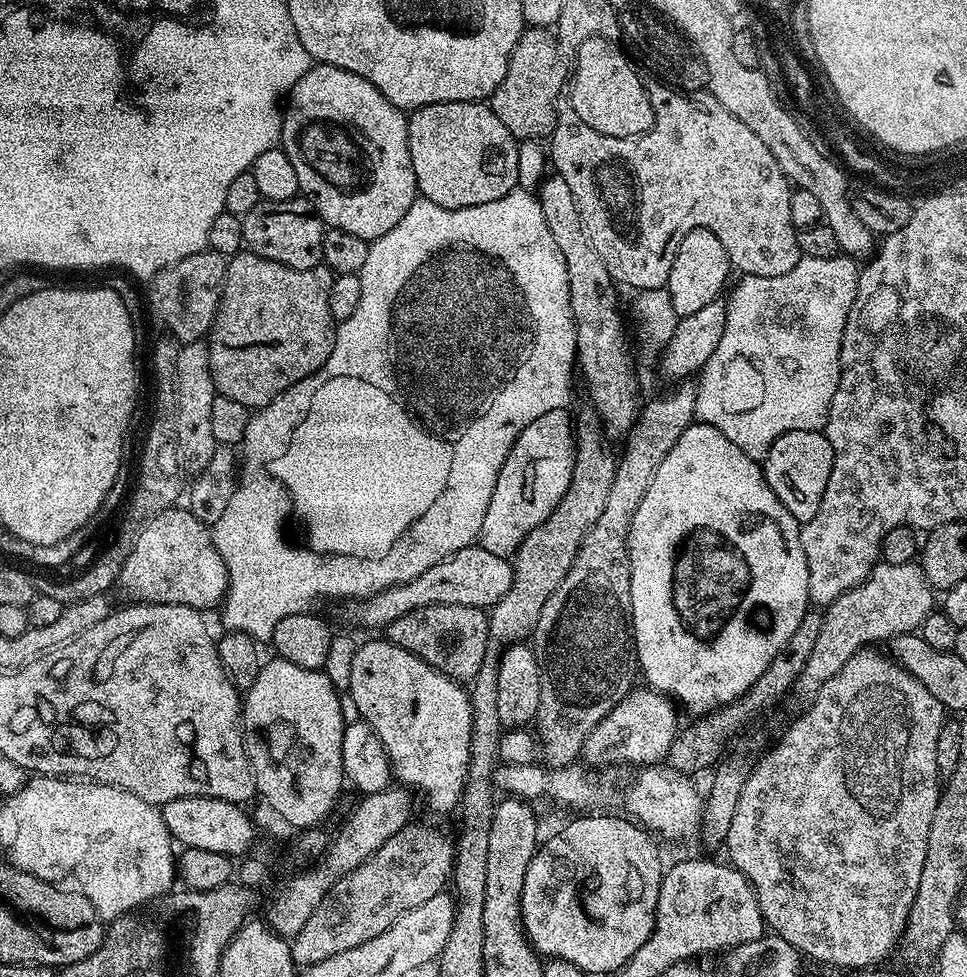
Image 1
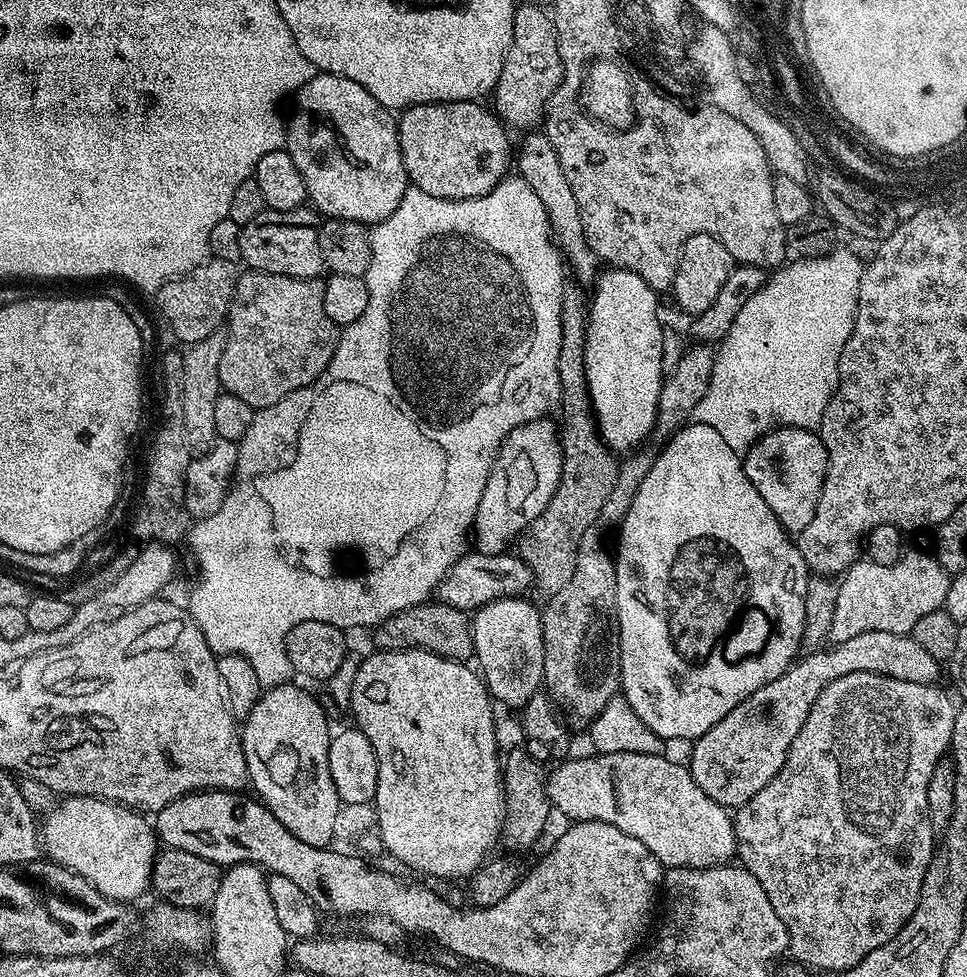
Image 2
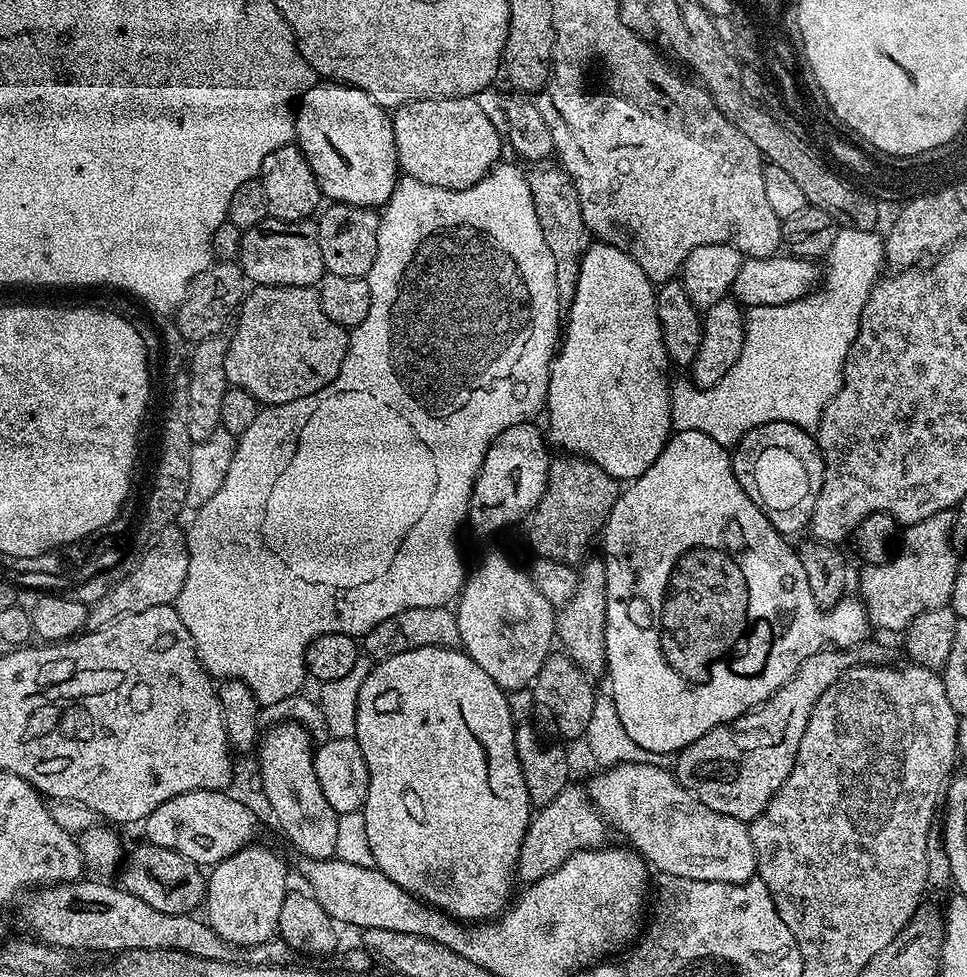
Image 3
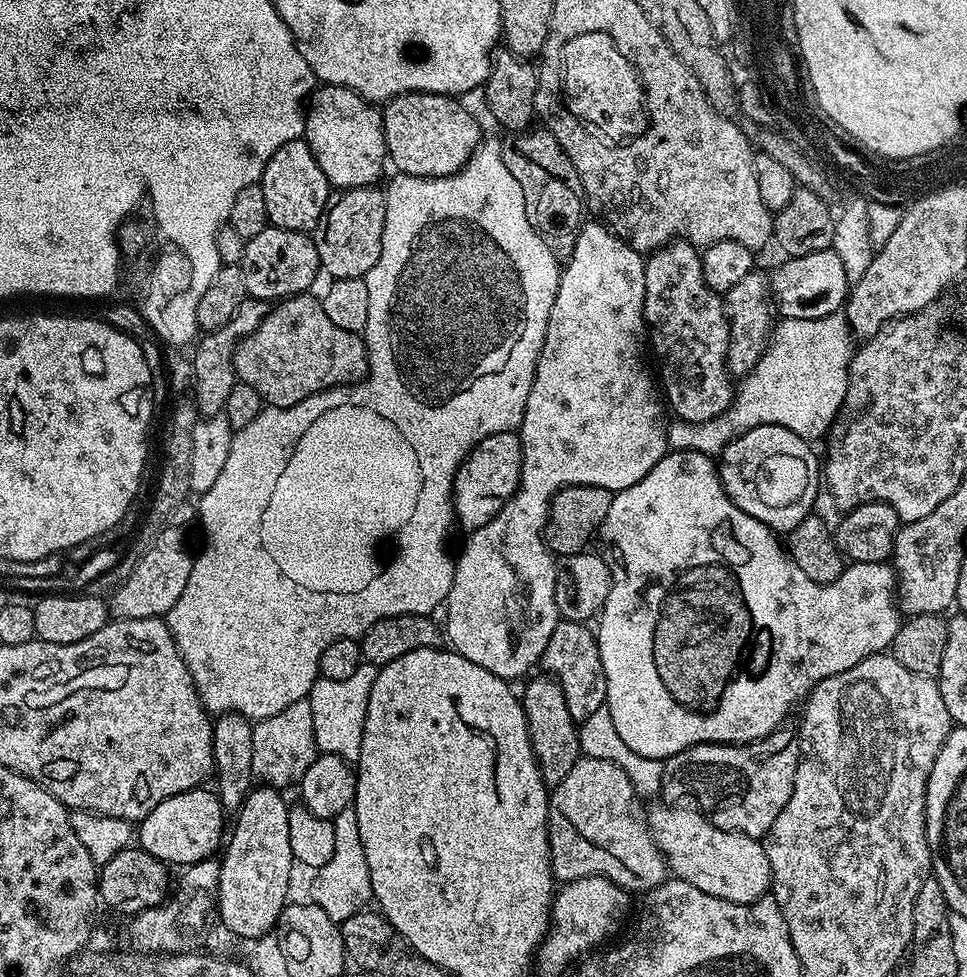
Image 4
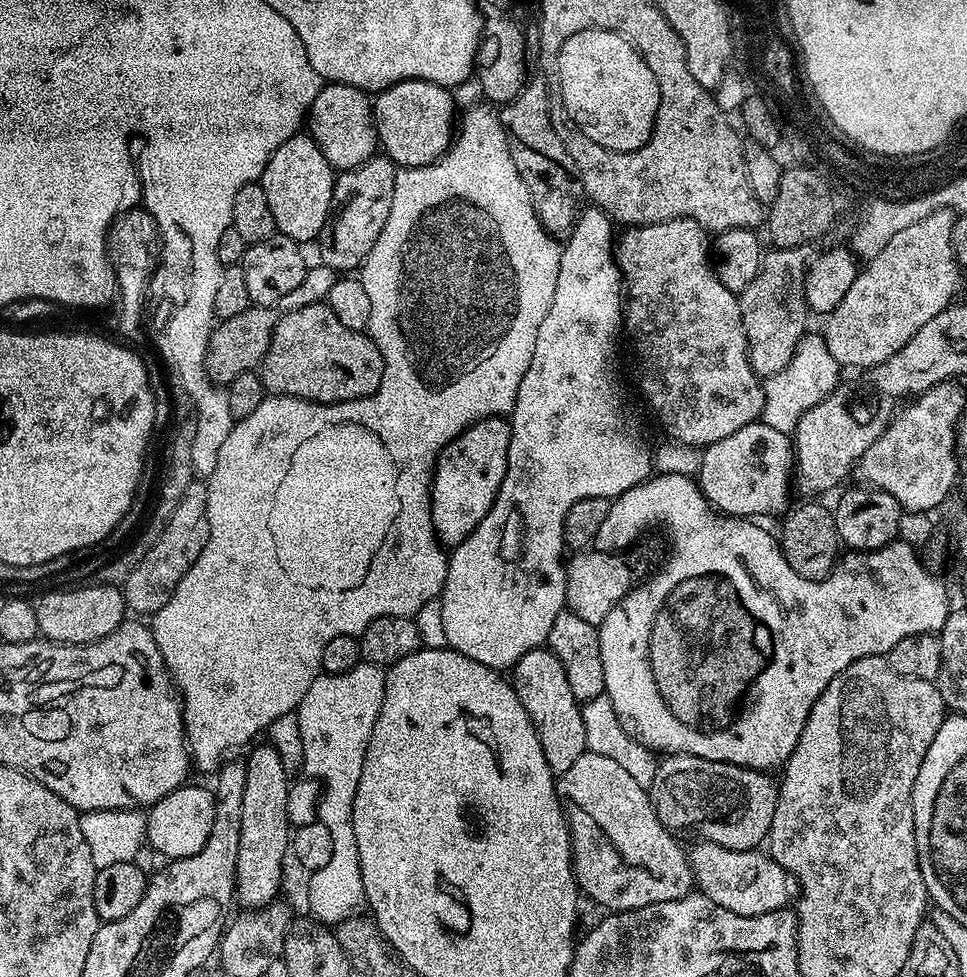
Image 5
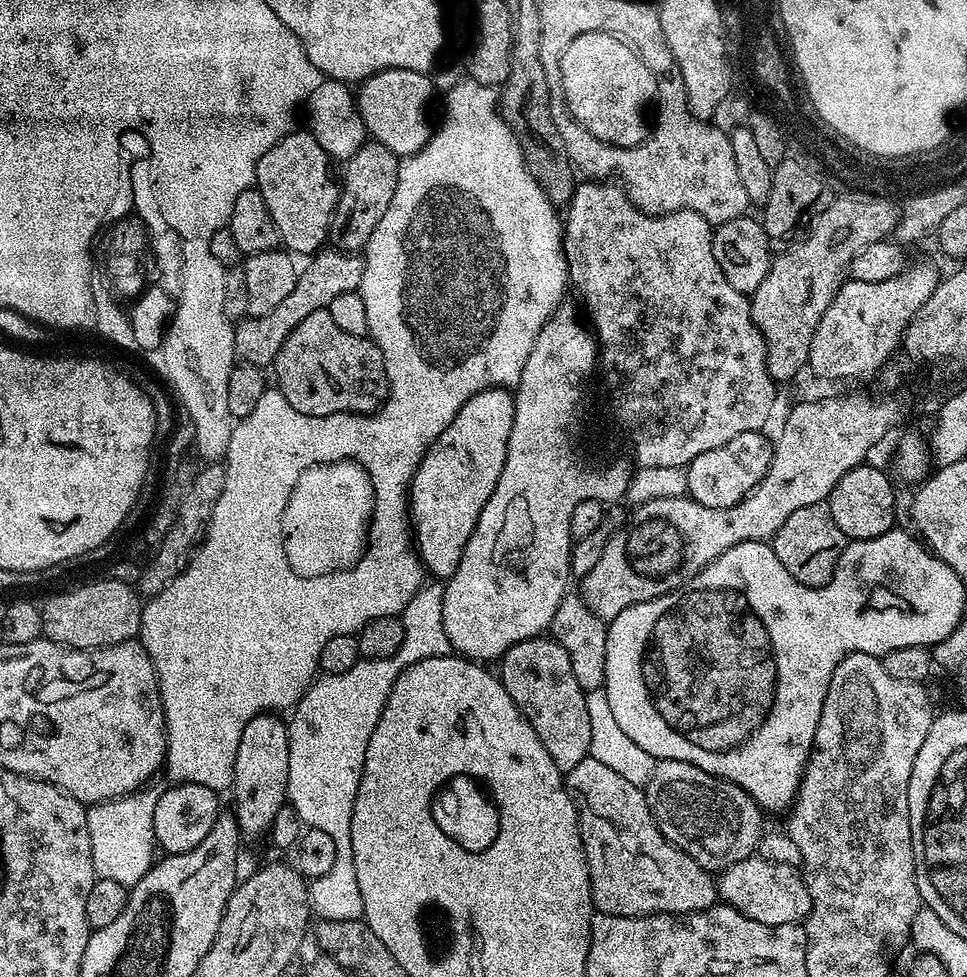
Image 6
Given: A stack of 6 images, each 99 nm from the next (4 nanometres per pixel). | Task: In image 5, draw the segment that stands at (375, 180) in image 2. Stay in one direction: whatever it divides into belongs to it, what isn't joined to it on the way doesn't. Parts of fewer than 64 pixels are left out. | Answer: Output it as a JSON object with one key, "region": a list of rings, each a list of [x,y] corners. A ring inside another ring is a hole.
{"region":[[[325,83],[310,106],[306,128],[333,170],[356,168],[377,155],[376,123],[372,121],[369,93],[349,84]]]}

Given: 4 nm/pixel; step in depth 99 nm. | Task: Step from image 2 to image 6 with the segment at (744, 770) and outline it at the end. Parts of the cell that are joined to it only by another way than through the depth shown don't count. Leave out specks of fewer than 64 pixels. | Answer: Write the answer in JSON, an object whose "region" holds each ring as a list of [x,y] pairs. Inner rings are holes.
{"region":[[[658,760],[654,766],[654,774],[650,774],[647,784],[643,785],[644,797],[648,799],[650,806],[650,814],[654,818],[654,822],[658,826],[658,830],[671,842],[678,850],[682,850],[690,858],[694,858],[694,862],[698,862],[698,866],[702,866],[707,872],[719,874],[724,869],[729,868],[734,862],[742,862],[747,856],[753,855],[757,851],[756,848],[760,844],[760,835],[764,832],[765,813],[759,804],[754,802],[754,798],[746,790],[742,790],[734,782],[722,779],[721,776],[715,776],[712,772],[702,770],[698,766],[694,766],[690,762],[678,762],[677,760]]]}

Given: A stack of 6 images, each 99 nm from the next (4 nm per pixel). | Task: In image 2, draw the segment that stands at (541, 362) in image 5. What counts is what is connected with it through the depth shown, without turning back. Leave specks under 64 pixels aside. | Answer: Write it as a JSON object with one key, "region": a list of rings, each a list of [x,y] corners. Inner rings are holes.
{"region":[[[605,267],[597,275],[594,281],[592,294],[590,292],[590,303],[588,309],[588,329],[586,330],[586,382],[588,383],[588,393],[592,399],[592,412],[596,415],[596,427],[600,429],[600,436],[604,443],[616,454],[631,454],[641,447],[640,444],[649,435],[650,437],[656,430],[656,419],[658,418],[658,398],[662,394],[662,386],[666,375],[666,364],[664,368],[664,328],[660,325],[660,316],[656,311],[660,304],[658,294],[638,274],[634,274],[625,268]],[[508,596],[505,600],[495,600],[475,609],[474,615],[471,617],[472,622],[472,650],[474,653],[475,663],[480,663],[478,667],[479,675],[482,677],[485,684],[488,685],[488,695],[492,697],[497,705],[505,704],[508,708],[516,708],[516,710],[523,709],[525,704],[530,702],[532,696],[537,695],[541,691],[544,682],[544,639],[542,638],[542,622],[540,617],[542,615],[539,607],[535,608],[534,605],[528,601],[528,598],[517,598],[515,596]]]}

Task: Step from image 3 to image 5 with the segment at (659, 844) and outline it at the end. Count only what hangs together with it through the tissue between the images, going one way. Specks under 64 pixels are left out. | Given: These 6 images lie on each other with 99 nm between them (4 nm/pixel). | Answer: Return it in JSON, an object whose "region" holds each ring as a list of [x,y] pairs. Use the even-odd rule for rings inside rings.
{"region":[[[705,839],[699,843],[690,848],[688,862],[692,866],[695,887],[710,898],[710,902],[718,902],[718,906],[734,914],[761,916],[789,907],[790,901],[797,895],[796,879],[778,866],[767,851],[732,852]]]}

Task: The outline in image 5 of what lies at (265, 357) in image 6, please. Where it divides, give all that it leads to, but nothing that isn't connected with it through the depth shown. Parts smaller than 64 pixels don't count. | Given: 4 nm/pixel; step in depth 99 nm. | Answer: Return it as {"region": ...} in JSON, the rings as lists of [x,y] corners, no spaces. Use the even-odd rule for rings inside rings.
{"region":[[[323,266],[309,267],[306,278],[298,282],[298,290],[290,290],[286,298],[282,298],[270,308],[249,306],[242,314],[234,314],[234,318],[220,320],[212,329],[212,338],[206,362],[208,363],[208,376],[217,386],[227,386],[238,374],[255,369],[268,352],[272,341],[272,331],[283,313],[290,310],[298,310],[302,306],[310,306],[327,301],[330,294],[330,286],[338,279],[337,273]]]}

